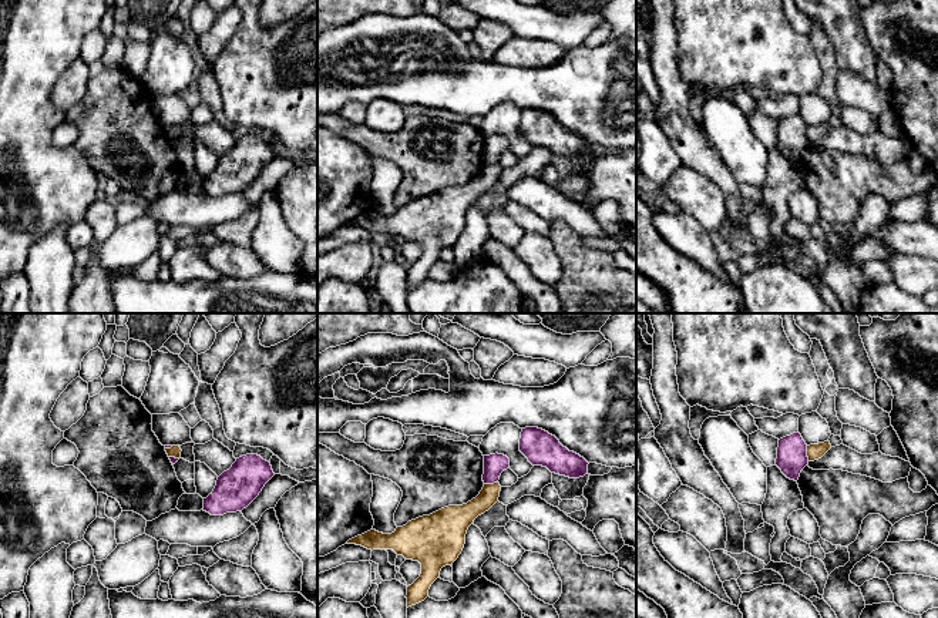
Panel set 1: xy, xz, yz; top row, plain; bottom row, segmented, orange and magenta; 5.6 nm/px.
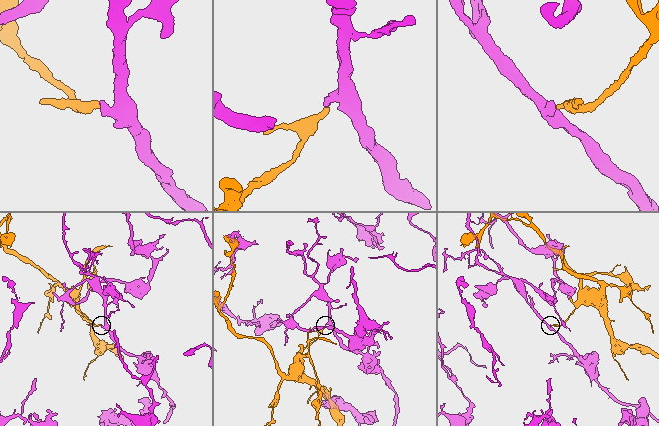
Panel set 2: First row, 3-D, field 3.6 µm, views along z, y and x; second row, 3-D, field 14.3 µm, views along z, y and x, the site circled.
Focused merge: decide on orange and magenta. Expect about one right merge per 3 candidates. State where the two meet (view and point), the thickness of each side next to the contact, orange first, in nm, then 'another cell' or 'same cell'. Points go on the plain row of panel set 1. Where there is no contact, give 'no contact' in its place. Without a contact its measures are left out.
yz (807, 134) | 90/180 nm | another cell

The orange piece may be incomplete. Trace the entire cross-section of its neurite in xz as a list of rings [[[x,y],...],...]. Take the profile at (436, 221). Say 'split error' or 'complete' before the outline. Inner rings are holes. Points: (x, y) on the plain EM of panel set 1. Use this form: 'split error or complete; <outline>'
complete; [[[500,164],[484,165],[480,175],[463,187],[448,187],[430,197],[423,197],[397,208],[391,215],[370,211],[349,221],[346,225],[367,231],[393,231],[406,241],[421,245],[420,258],[407,268],[407,289],[428,278],[431,265],[440,252],[461,235],[465,215],[474,201],[488,192],[500,178]]]

